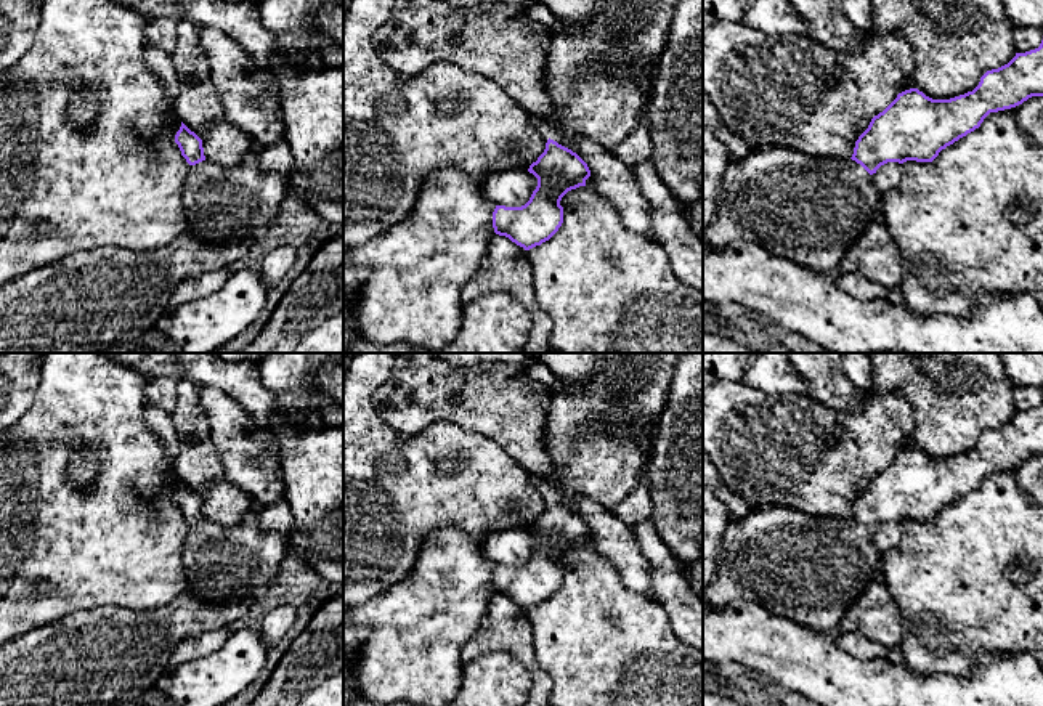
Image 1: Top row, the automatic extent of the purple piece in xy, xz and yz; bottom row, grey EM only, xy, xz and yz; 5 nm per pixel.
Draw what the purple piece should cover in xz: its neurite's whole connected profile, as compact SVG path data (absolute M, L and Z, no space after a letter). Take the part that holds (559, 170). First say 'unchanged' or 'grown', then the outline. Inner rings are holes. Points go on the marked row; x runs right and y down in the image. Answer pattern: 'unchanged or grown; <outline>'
grown; M599 0L586 24L563 21L562 29L550 34L544 85L555 109L550 116L530 114L531 125L547 140L544 152L528 168L538 178L538 186L530 201L522 207L496 205L493 212L496 234L505 236L517 245L530 250L549 241L558 231L563 223L562 197L571 189L586 186L586 180L590 176L587 164L570 149L570 140L573 136L589 138L602 148L613 151L639 127L640 116L647 111L650 98L626 69L639 64L658 66L658 58L666 45L669 26L674 19L676 3L677 0Z

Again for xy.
grown; M183 122L175 143L189 164L181 194L186 233L213 247L250 237L260 241L289 191L281 173L260 168L265 146L252 140L239 164L220 165L205 159L202 140Z

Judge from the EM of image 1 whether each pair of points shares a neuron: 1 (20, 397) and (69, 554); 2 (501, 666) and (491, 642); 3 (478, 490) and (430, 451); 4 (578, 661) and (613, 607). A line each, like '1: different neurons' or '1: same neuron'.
1: different neurons
2: different neurons
3: same neuron
4: same neuron

